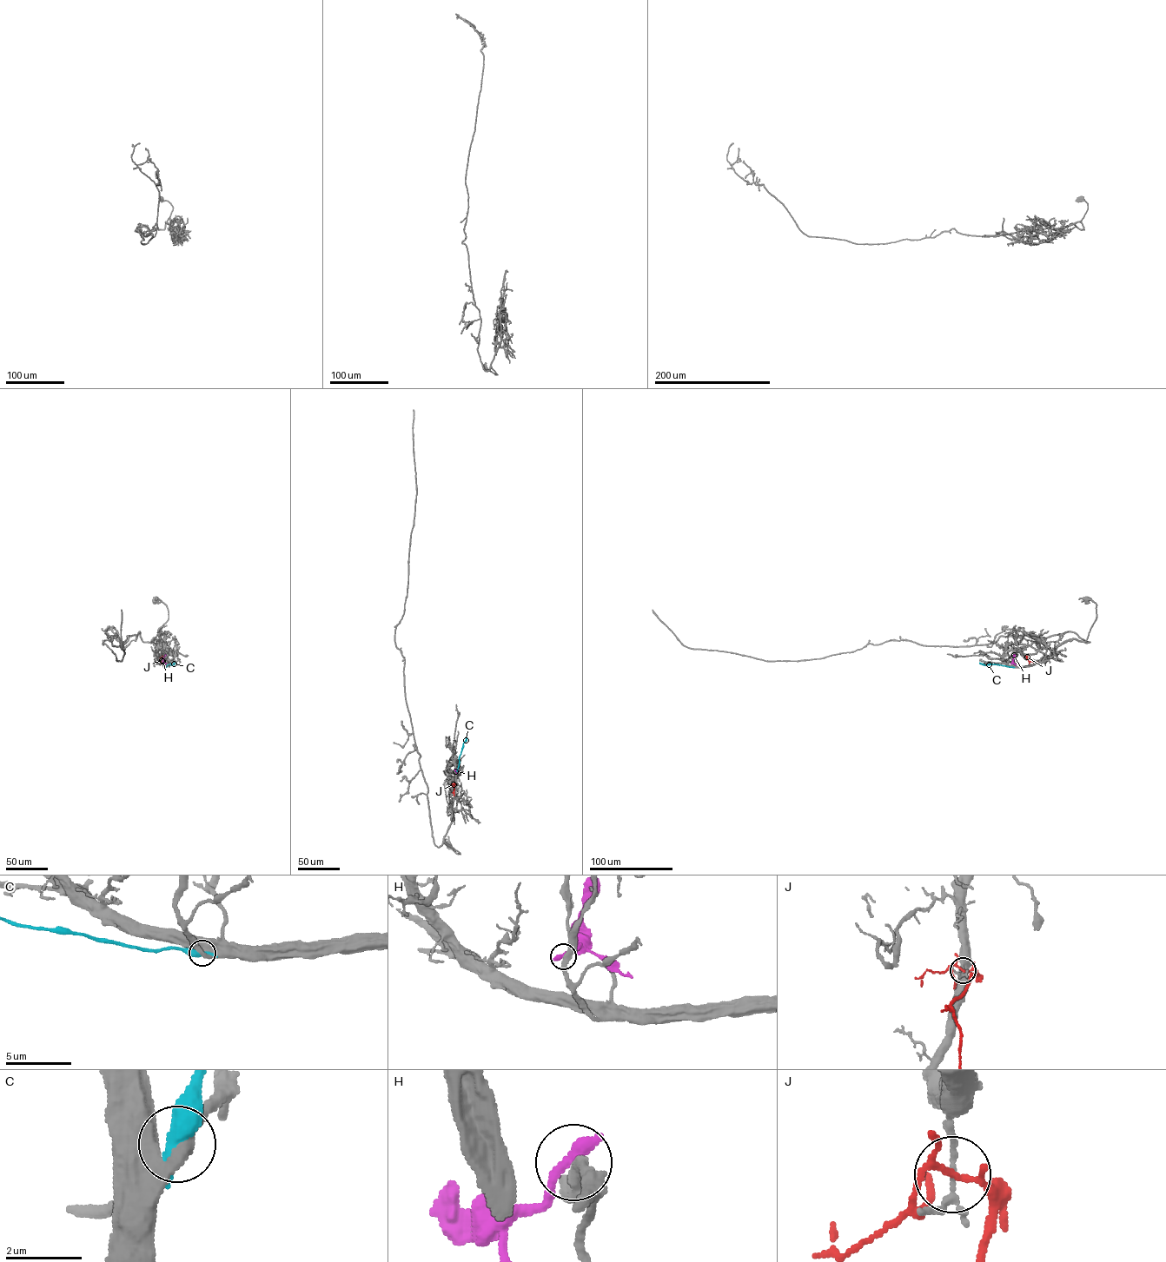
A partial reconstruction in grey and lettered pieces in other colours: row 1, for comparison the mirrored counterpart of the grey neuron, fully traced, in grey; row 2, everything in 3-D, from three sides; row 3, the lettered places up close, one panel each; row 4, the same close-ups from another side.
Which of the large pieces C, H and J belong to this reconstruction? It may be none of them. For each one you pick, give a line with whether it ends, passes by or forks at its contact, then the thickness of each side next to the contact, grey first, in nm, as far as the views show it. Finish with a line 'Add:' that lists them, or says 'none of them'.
Add: none of them

